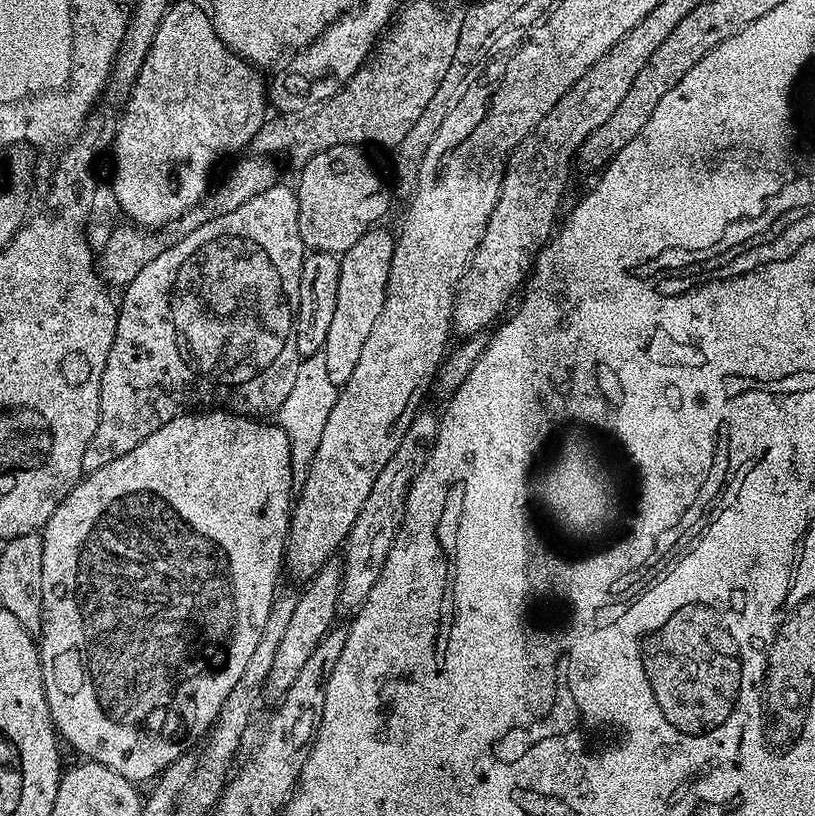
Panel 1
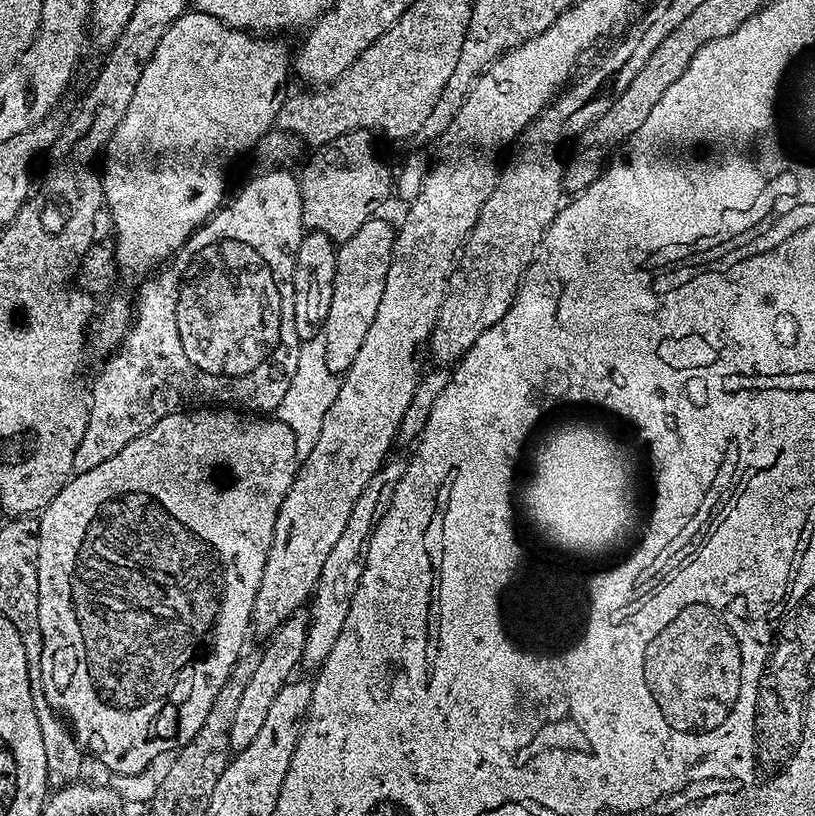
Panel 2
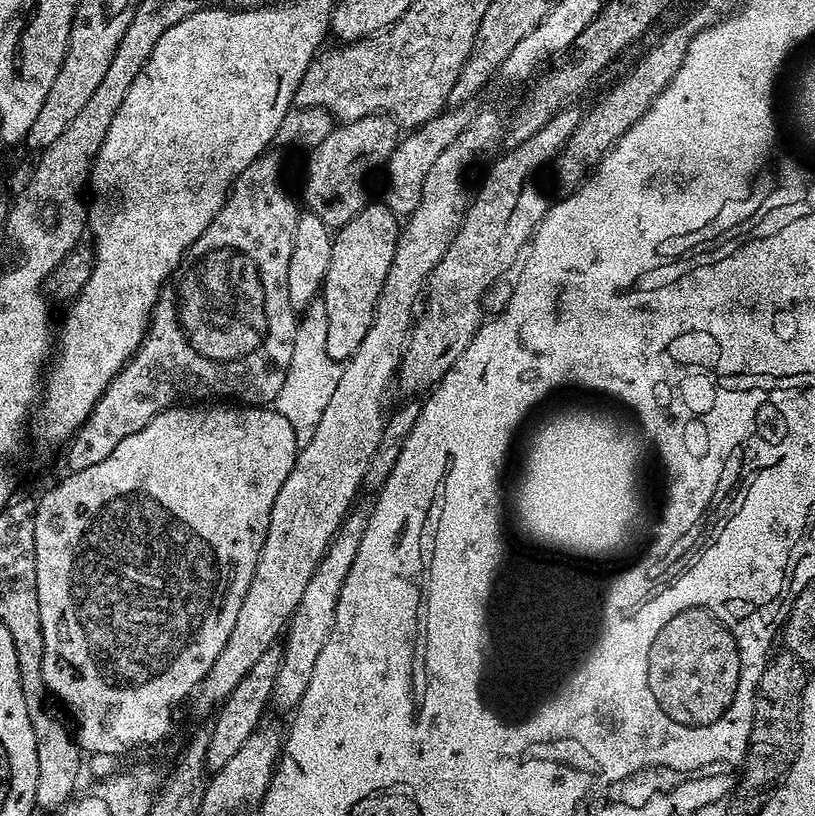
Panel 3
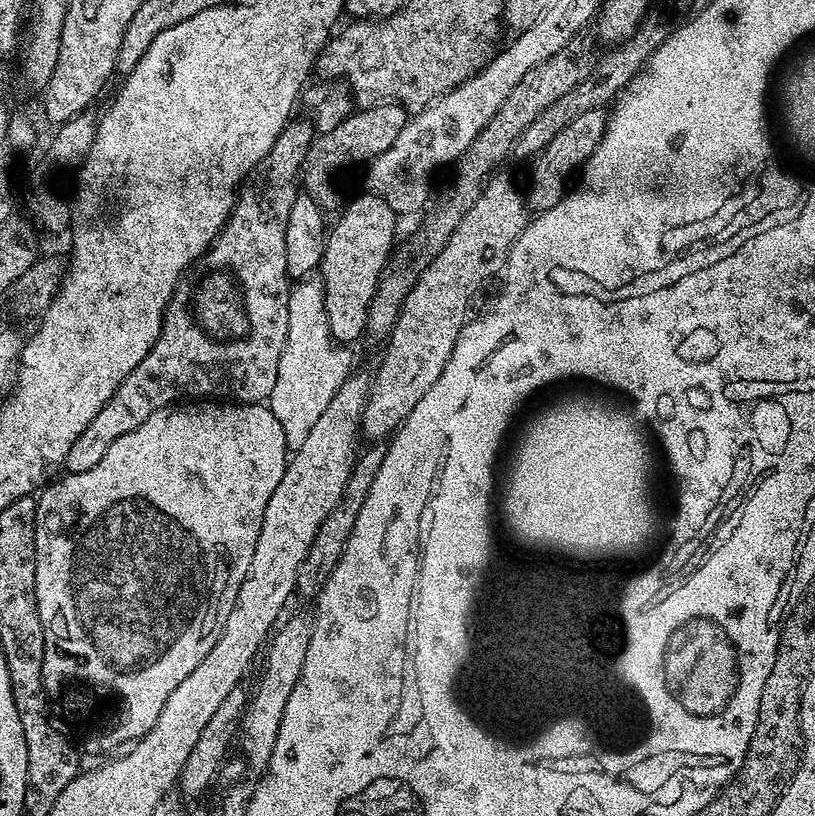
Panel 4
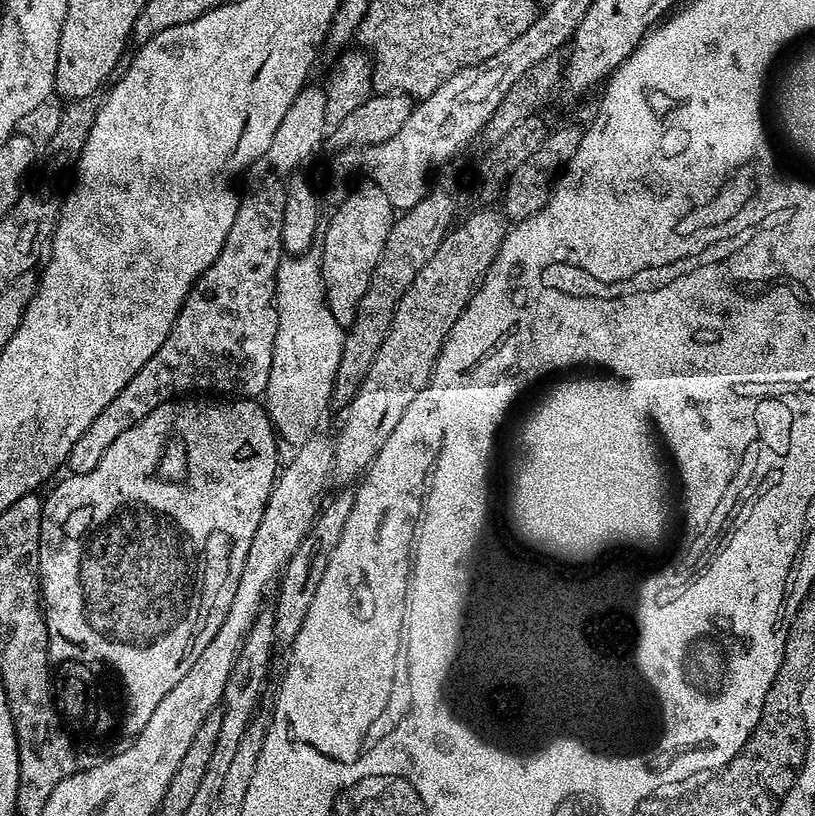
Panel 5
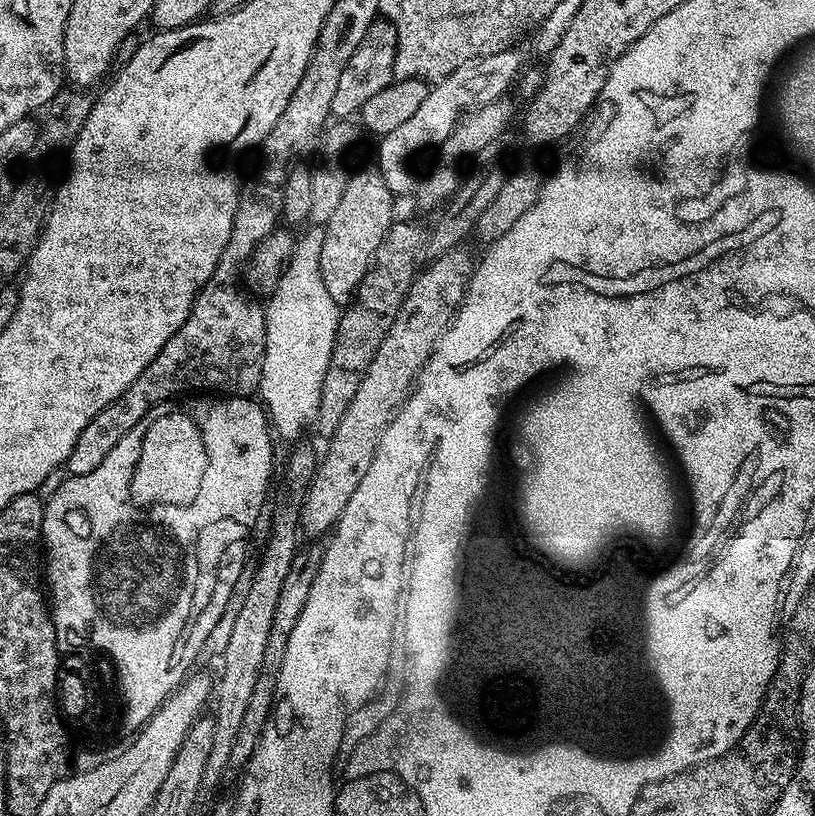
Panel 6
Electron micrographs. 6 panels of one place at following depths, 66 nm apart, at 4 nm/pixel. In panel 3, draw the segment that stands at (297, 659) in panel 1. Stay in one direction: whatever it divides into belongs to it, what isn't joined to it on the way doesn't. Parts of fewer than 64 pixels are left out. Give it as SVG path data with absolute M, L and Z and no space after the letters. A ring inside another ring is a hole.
M273 646L250 666L246 678L234 686L234 690L229 694L224 703L219 707L216 721L213 722L212 728L208 732L208 763L209 769L215 770L226 766L234 754L238 754L238 749L261 727L260 718L264 710L268 710L272 699L272 690L274 688L274 678L278 678L278 666L282 666L282 651L279 647Z

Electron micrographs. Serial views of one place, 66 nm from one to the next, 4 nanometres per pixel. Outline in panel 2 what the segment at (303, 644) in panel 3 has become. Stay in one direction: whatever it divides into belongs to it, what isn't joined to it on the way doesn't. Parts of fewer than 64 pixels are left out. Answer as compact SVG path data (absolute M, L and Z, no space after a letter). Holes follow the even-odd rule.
M389 459L383 468L379 468L370 478L370 482L358 494L358 502L354 502L354 510L350 510L350 518L342 529L342 535L330 550L322 566L322 574L318 574L316 589L310 597L310 615L308 617L308 633L306 646L302 650L300 663L306 669L318 670L326 662L330 650L334 650L334 642L338 642L338 634L342 634L342 626L346 622L346 614L350 610L350 602L356 593L358 582L364 569L364 553L368 547L368 539L376 529L376 522L384 515L398 482L404 473L405 461Z

